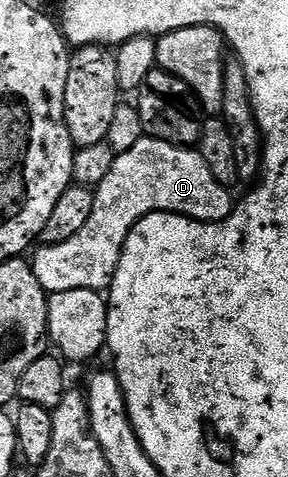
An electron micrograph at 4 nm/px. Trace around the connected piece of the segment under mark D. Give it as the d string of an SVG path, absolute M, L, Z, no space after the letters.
M146 135L139 143L135 143L135 147L131 147L131 151L117 154L107 179L103 179L103 183L96 186L91 219L87 219L83 231L58 245L41 245L38 253L31 257L35 279L39 279L46 294L76 289L108 290L127 235L139 219L152 213L179 213L182 217L192 217L195 221L225 221L232 215L235 204L235 197L229 193L232 192L221 185L215 175L211 175L211 167L203 163L196 148L172 145Z

